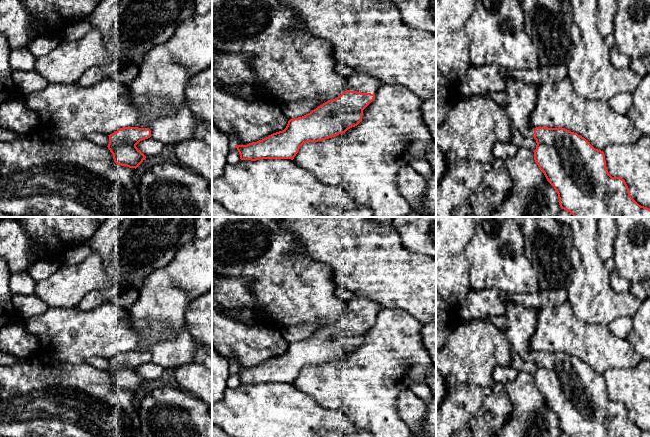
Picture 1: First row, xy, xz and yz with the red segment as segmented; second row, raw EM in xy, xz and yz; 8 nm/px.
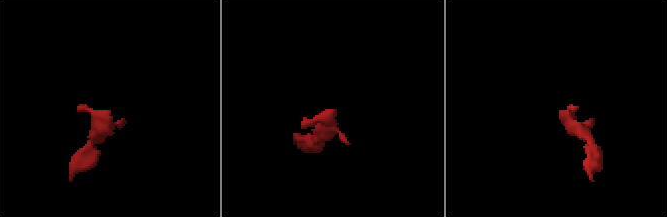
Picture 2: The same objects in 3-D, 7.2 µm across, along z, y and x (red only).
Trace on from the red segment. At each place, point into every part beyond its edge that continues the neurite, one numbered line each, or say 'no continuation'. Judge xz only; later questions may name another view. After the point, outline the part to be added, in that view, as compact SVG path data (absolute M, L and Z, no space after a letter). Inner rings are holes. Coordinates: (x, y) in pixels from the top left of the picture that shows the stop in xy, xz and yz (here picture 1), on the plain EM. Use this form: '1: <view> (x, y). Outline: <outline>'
1: xz (359, 306). Outline: M355 296L347 303L347 314L361 317L376 318L383 310L383 307L372 300Z

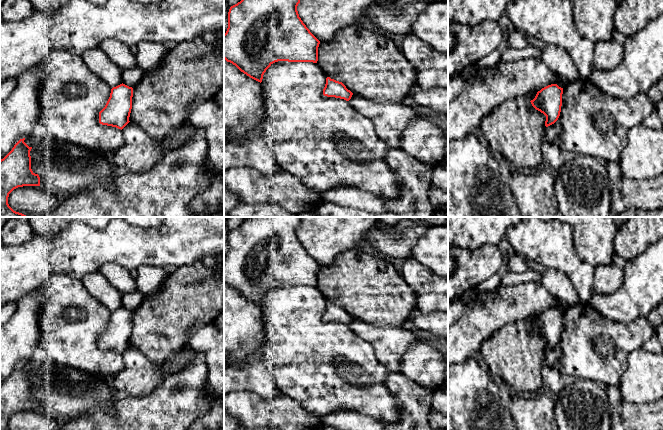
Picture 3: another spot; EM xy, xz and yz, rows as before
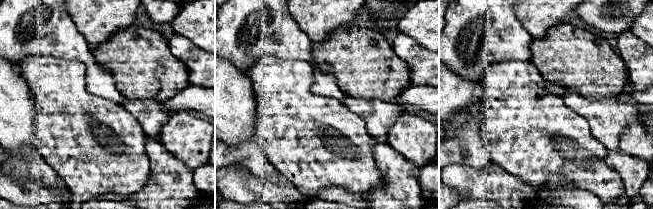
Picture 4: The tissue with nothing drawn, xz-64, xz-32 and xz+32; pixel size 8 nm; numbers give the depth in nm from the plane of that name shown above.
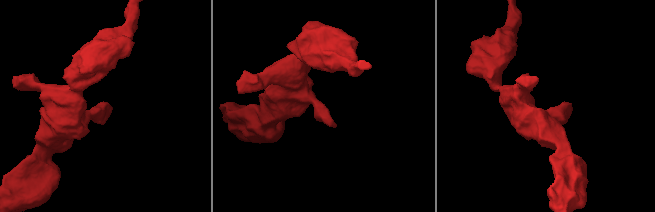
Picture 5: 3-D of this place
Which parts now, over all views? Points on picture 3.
no continuation

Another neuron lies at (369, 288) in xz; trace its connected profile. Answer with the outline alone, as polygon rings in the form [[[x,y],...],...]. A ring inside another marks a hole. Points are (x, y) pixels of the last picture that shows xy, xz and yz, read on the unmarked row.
[[[356,249],[338,255],[334,262],[318,271],[317,288],[327,301],[342,306],[352,317],[376,326],[405,326],[410,321],[412,312],[417,311],[416,294],[397,272],[394,265],[385,259],[360,252]]]

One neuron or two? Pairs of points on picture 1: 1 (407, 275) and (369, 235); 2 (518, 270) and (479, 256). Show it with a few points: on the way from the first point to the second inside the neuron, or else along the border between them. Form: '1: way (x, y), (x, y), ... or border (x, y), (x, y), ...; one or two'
1: way (397, 265), (381, 249), (379, 244); one
2: way (508, 269), (494, 256), (489, 256); one

